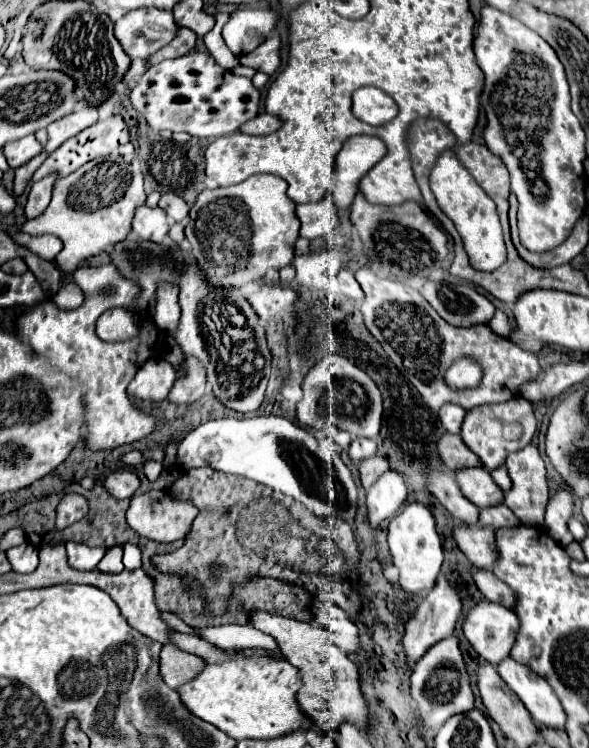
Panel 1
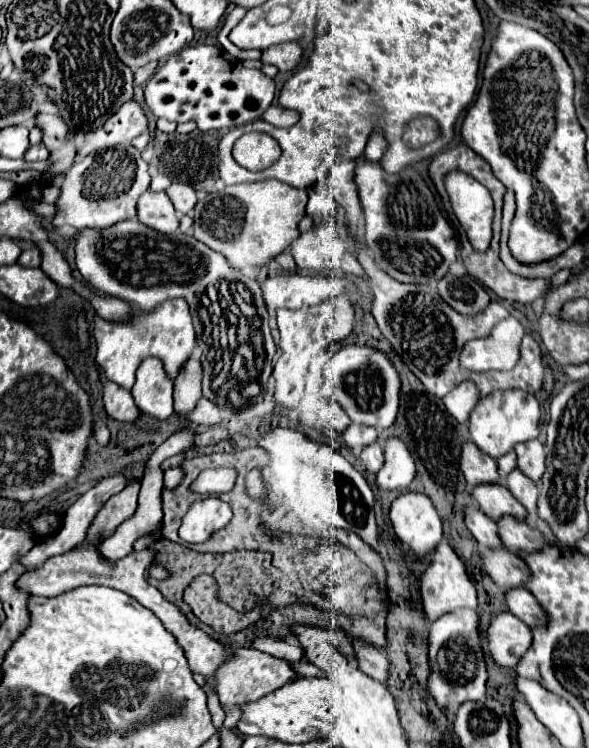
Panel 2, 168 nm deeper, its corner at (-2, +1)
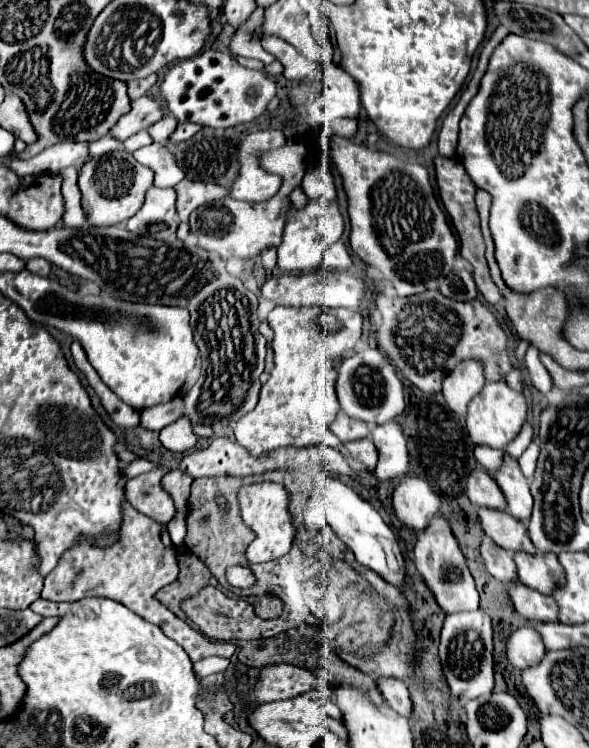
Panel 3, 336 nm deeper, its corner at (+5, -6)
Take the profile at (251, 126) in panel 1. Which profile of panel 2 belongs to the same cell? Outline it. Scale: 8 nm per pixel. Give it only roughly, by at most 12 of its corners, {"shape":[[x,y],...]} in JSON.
{"shape":[[269,106],[261,120],[277,128],[293,126],[299,120],[295,110]]}

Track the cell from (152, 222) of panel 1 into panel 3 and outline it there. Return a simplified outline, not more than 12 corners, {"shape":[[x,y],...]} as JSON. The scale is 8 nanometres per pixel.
{"shape":[[150,187],[126,229],[166,241],[178,229],[176,191]]}

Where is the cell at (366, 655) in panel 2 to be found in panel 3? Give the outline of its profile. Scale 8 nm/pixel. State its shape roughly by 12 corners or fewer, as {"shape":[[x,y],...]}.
{"shape":[[378,679],[382,697],[398,715],[412,715],[408,685]]}

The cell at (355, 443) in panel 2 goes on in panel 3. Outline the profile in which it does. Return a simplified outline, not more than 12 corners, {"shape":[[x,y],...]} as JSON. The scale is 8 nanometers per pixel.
{"shape":[[334,415],[330,429],[342,443],[368,435],[366,423]]}

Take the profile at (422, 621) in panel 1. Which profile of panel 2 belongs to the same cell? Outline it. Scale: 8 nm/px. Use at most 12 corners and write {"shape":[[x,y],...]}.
{"shape":[[445,540],[421,576],[427,622],[477,608],[475,586]]}

